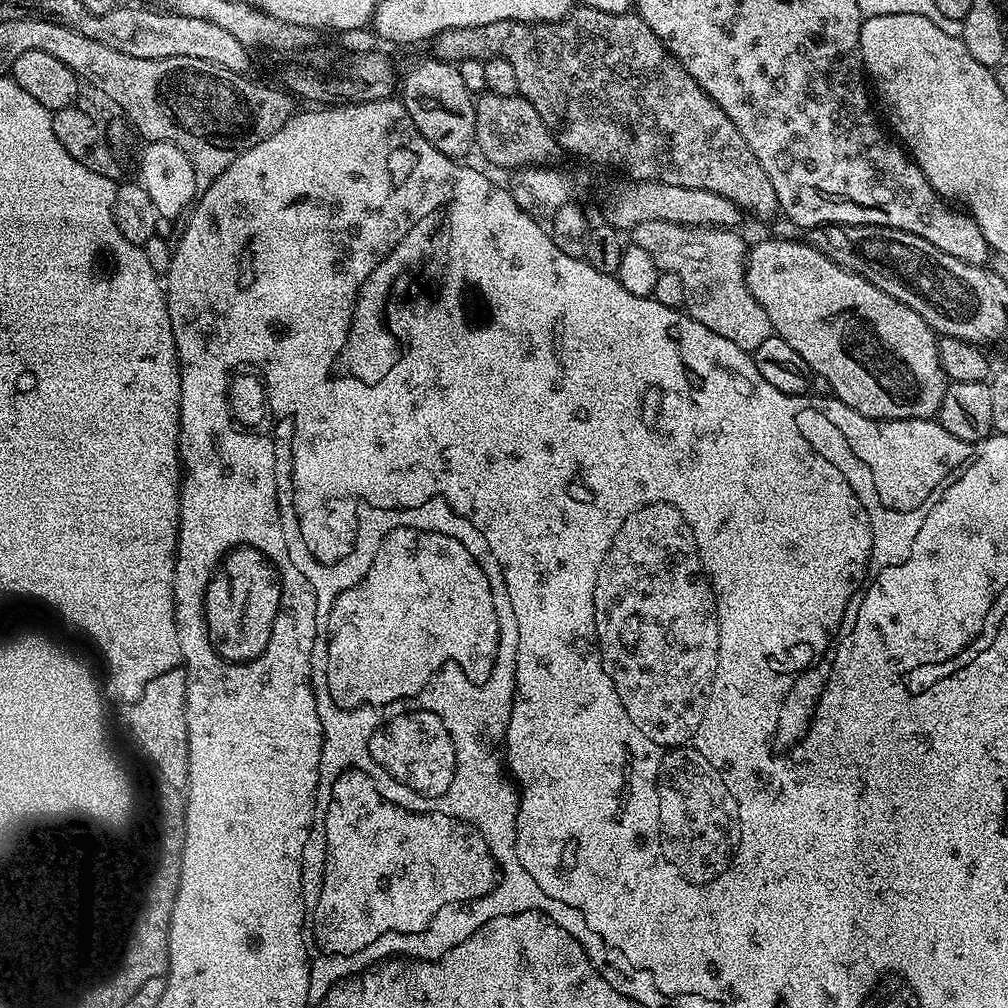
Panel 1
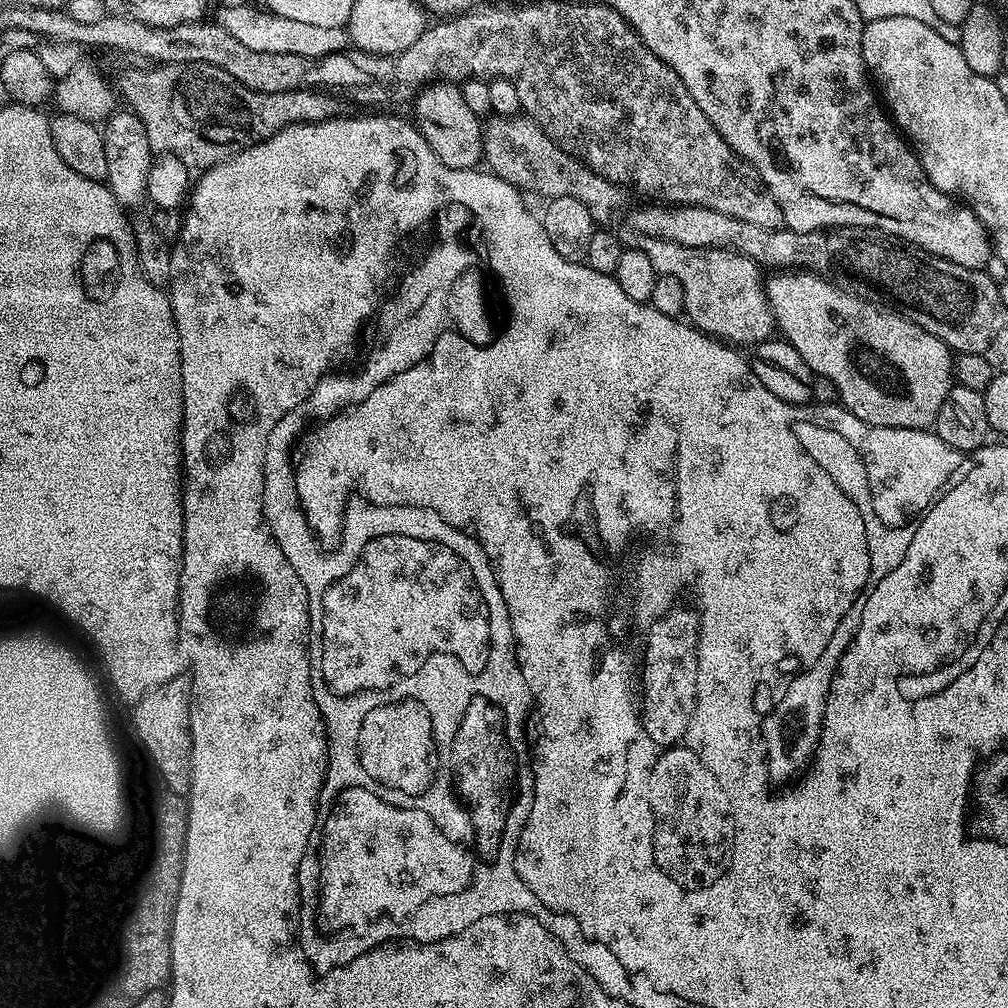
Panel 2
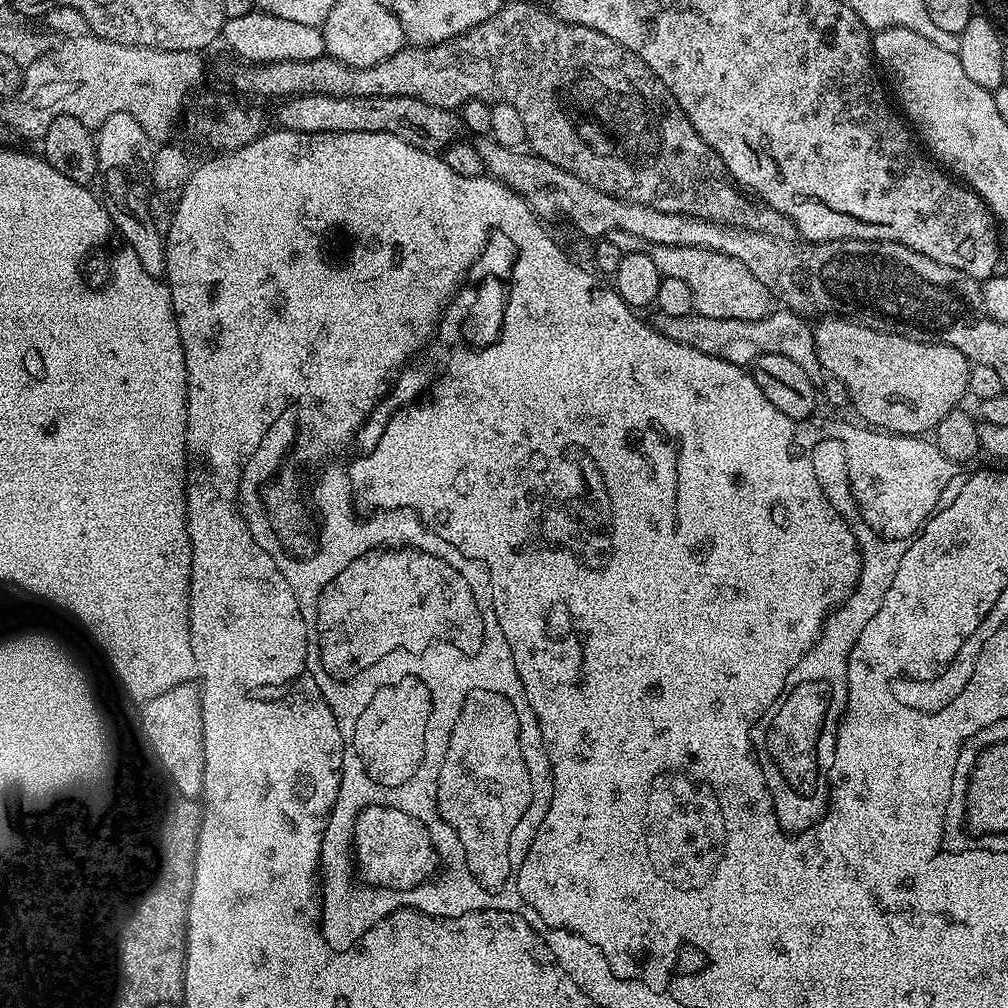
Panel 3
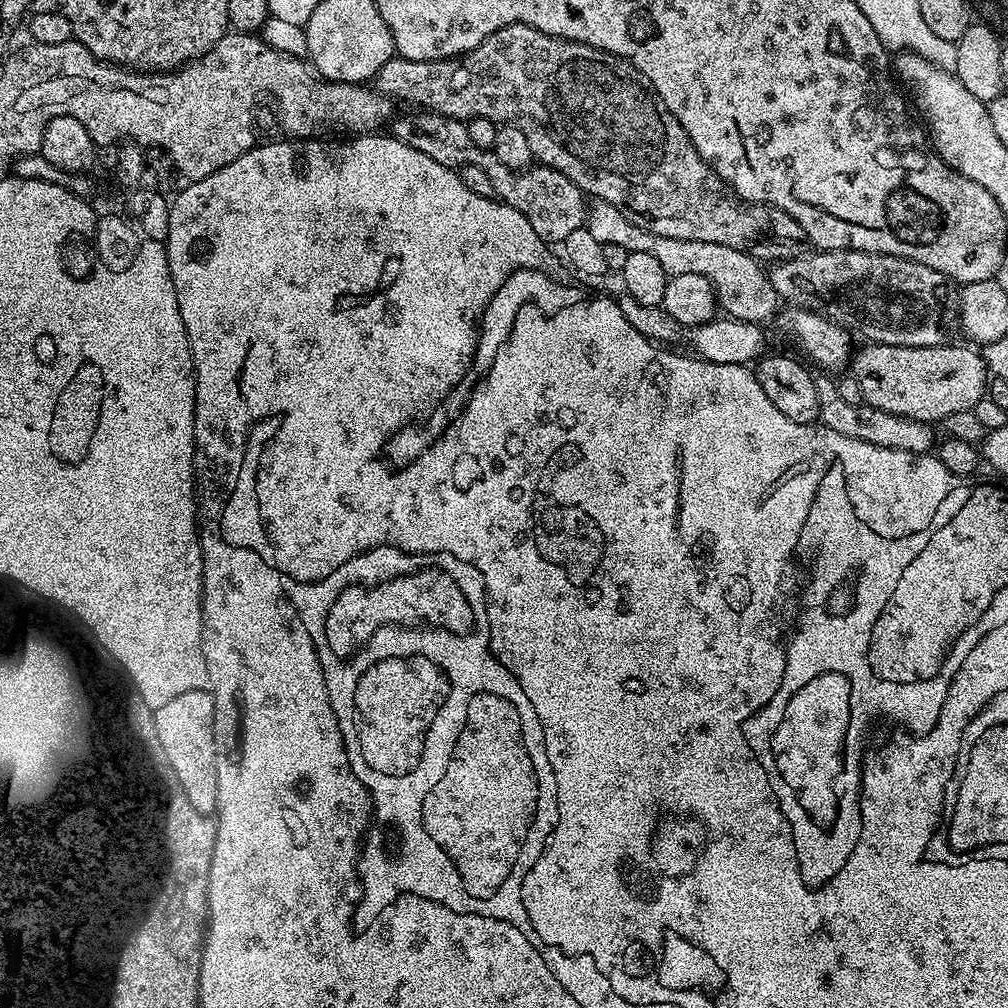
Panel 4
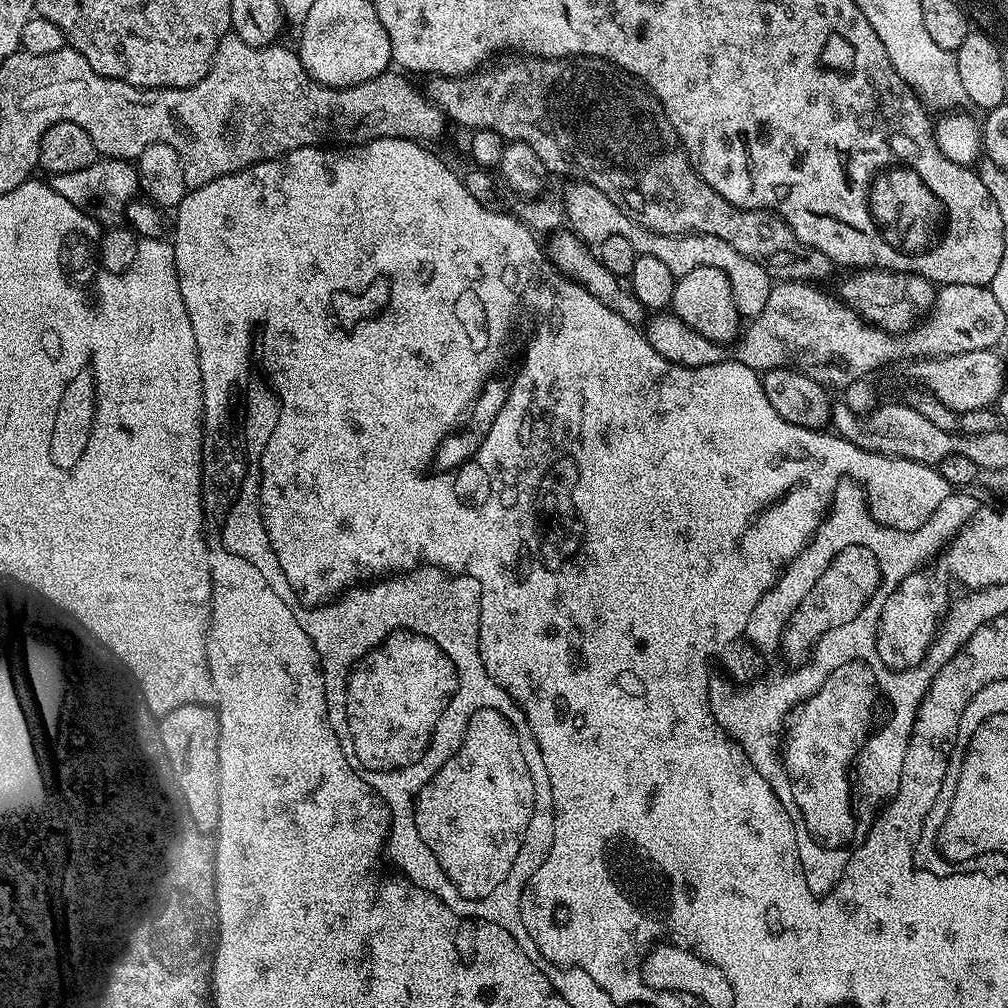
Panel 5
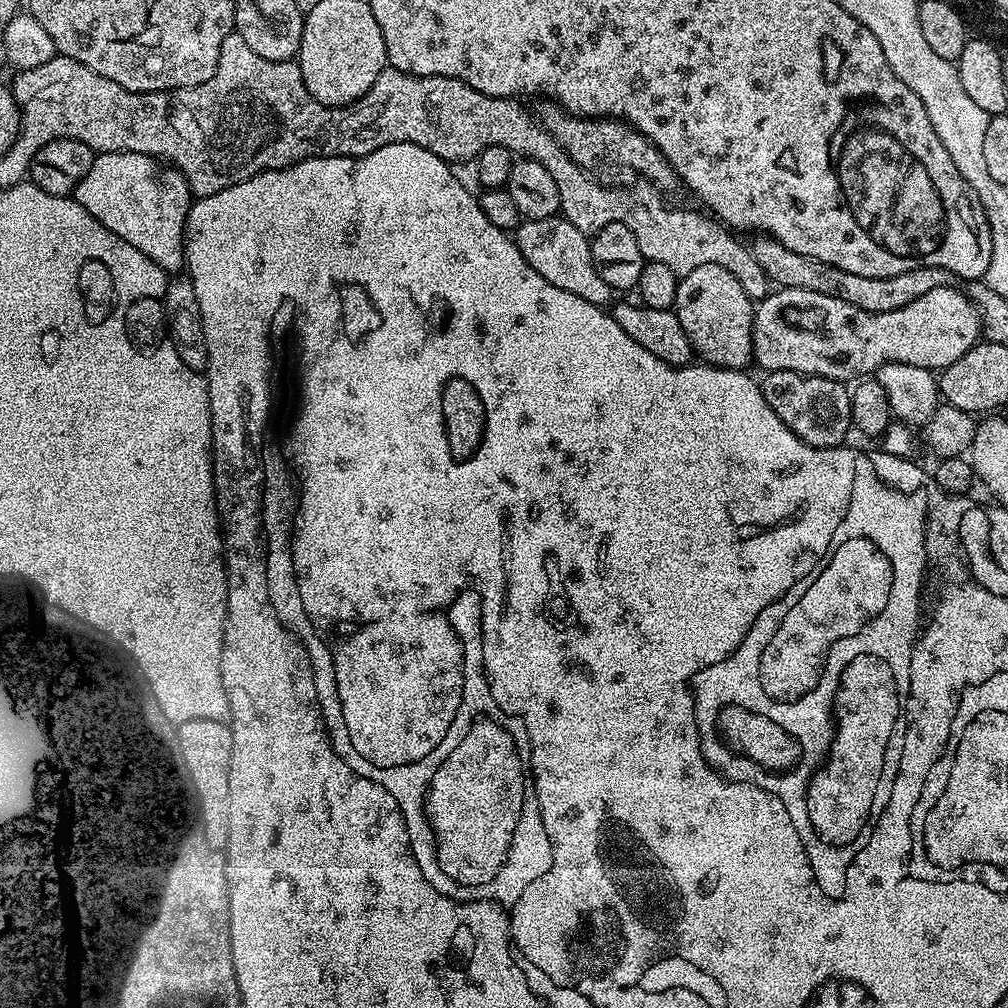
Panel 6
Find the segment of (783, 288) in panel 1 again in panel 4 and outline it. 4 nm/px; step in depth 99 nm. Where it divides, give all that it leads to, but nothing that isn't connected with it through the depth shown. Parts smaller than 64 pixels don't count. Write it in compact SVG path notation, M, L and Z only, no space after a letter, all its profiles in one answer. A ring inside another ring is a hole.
M871 342L863 346L865 348L861 352L859 349L853 355L850 372L861 386L863 403L870 407L907 419L943 422L950 414L972 410L978 401L985 399L990 369L975 347L959 348L951 342L933 348Z

